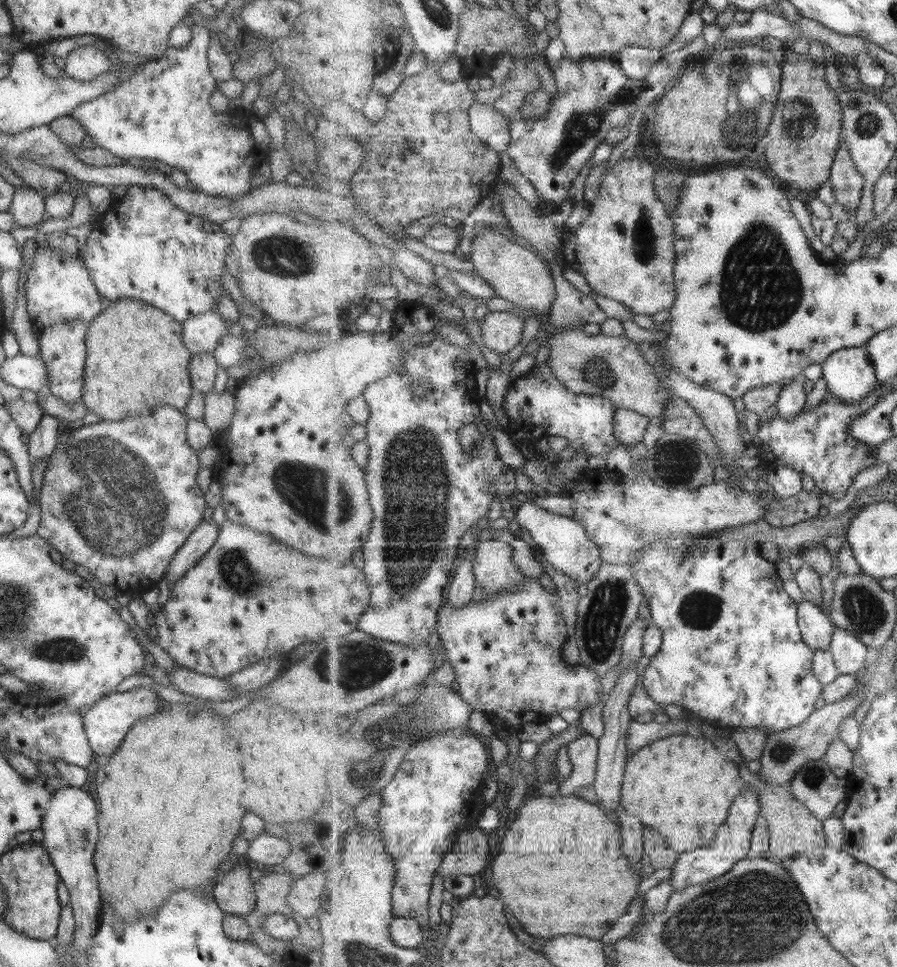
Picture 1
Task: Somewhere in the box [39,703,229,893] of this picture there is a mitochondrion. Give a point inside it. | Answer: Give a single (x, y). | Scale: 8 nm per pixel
(83, 836)

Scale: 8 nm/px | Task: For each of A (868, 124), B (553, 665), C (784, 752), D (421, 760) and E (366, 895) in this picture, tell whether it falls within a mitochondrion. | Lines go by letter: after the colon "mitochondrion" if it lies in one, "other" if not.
A: mitochondrion
B: other
C: mitochondrion
D: mitochondrion
E: other

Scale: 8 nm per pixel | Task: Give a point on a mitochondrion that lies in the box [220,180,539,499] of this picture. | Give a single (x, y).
(285, 260)

